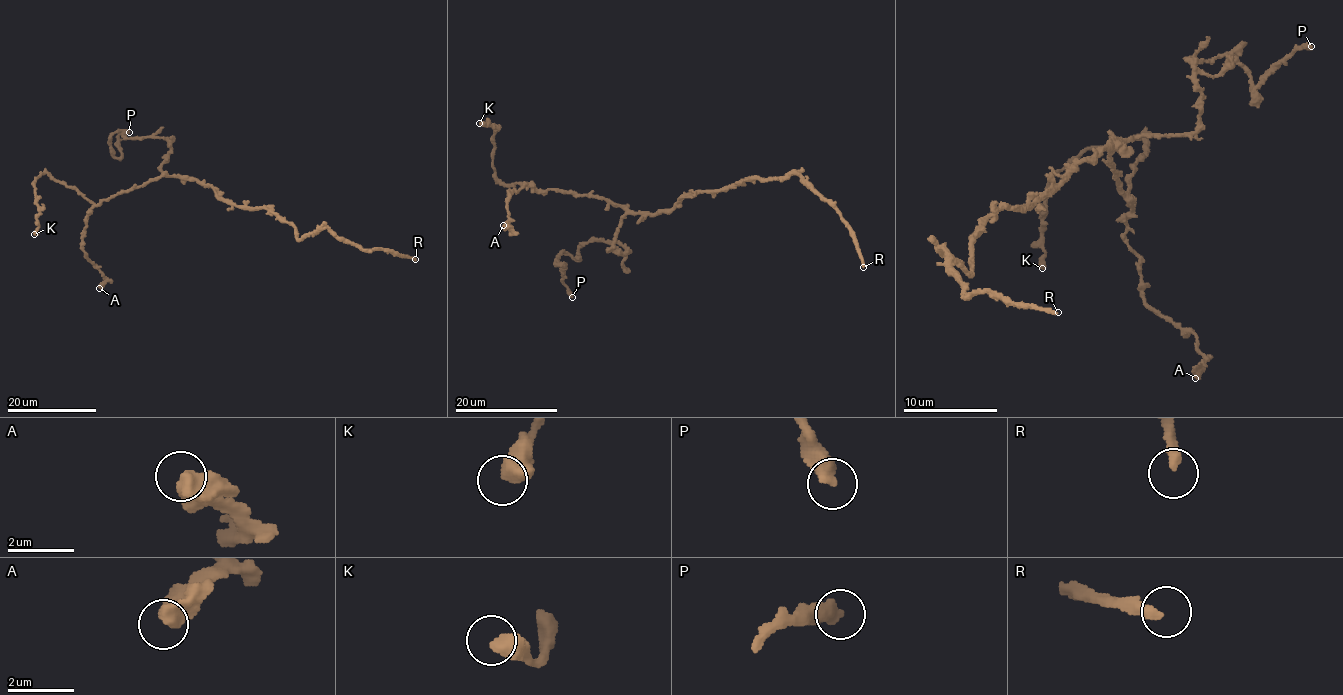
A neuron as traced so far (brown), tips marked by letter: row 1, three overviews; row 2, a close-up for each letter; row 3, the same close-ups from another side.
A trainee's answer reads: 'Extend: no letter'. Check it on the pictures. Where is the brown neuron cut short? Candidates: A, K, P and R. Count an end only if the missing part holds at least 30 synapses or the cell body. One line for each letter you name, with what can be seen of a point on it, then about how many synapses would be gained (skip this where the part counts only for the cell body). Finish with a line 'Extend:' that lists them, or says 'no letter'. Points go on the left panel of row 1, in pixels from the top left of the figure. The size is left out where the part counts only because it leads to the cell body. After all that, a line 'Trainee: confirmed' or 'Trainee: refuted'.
R: at (415, 259); about 350 synapses
Extend: R
Trainee: refuted

